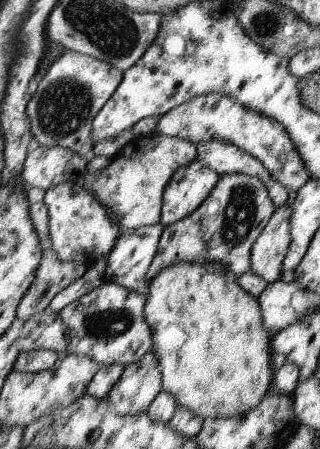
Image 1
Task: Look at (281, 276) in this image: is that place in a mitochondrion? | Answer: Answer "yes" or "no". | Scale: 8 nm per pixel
no

